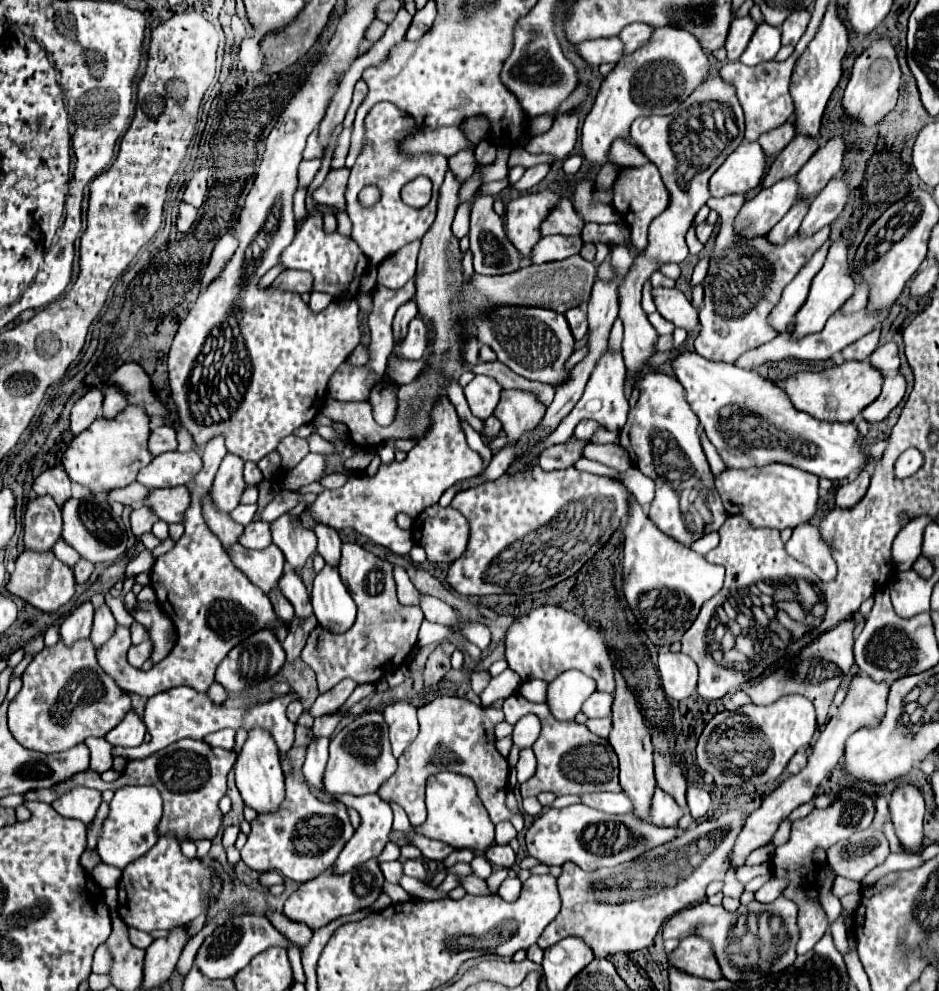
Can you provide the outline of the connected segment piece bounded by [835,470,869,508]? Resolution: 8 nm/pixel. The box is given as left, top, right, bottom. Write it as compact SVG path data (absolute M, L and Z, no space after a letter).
M863 470L855 480L847 482L845 486L841 486L837 490L837 496L835 496L837 506L839 508L851 508L853 504L857 504L857 500L861 500L861 496L865 496L867 486L869 486L869 472Z

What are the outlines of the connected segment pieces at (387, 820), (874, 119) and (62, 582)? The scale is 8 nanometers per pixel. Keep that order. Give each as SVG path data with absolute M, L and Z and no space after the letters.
M377 794L357 796L357 798L355 796L337 796L337 800L347 804L349 808L355 808L361 814L361 826L355 830L353 838L345 844L345 848L339 854L339 858L331 866L333 874L345 874L345 872L365 864L367 860L377 858L383 852L383 848L385 848L385 844L389 840L389 832L391 832L391 824L393 824L393 812L391 812L391 806L385 800L381 800Z
M875 40L867 50L863 50L863 54L853 64L851 78L843 96L843 108L849 116L857 118L865 126L873 126L895 108L899 84L901 84L901 68L897 62L895 46L889 40Z
M25 550L19 554L19 558L15 562L15 570L7 582L7 590L13 596L23 598L27 604L31 604L33 608L37 608L41 612L55 612L73 598L75 578L73 578L73 570L69 566L65 566L63 562L59 562L53 552L35 554L35 552Z

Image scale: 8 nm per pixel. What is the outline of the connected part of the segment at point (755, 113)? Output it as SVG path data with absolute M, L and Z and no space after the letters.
M815 12L811 16L811 22L807 26L807 32L803 34L803 38L799 40L799 44L795 46L795 52L785 60L785 62L775 62L771 60L769 64L757 64L757 66L745 66L741 62L733 62L733 64L725 64L721 68L721 76L723 80L731 82L735 88L737 88L737 96L739 96L739 102L745 110L745 124L747 124L747 130L745 130L745 138L747 140L757 140L763 132L771 130L771 128L777 128L781 126L795 110L793 106L793 98L789 94L789 84L791 84L791 72L793 72L793 66L797 62L797 58L803 54L803 50L807 48L807 44L811 42L817 26L819 26L819 20L821 20L821 12Z

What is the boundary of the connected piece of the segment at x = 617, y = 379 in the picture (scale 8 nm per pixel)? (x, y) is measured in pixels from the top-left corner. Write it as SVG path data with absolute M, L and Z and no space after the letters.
M607 348L603 352L603 356L599 358L589 382L585 386L583 395L575 405L575 408L571 410L571 414L565 420L561 420L559 428L537 448L532 450L528 456L535 457L538 453L537 451L549 448L553 444L559 444L559 442L567 442L571 438L571 434L573 434L575 424L581 422L581 420L594 420L599 422L599 424L603 424L603 426L607 426L609 430L617 432L627 422L627 412L629 412L629 404L627 404L627 398L625 398L625 376L627 376L627 372L625 372L625 364L623 364L621 352L613 350L613 348Z

